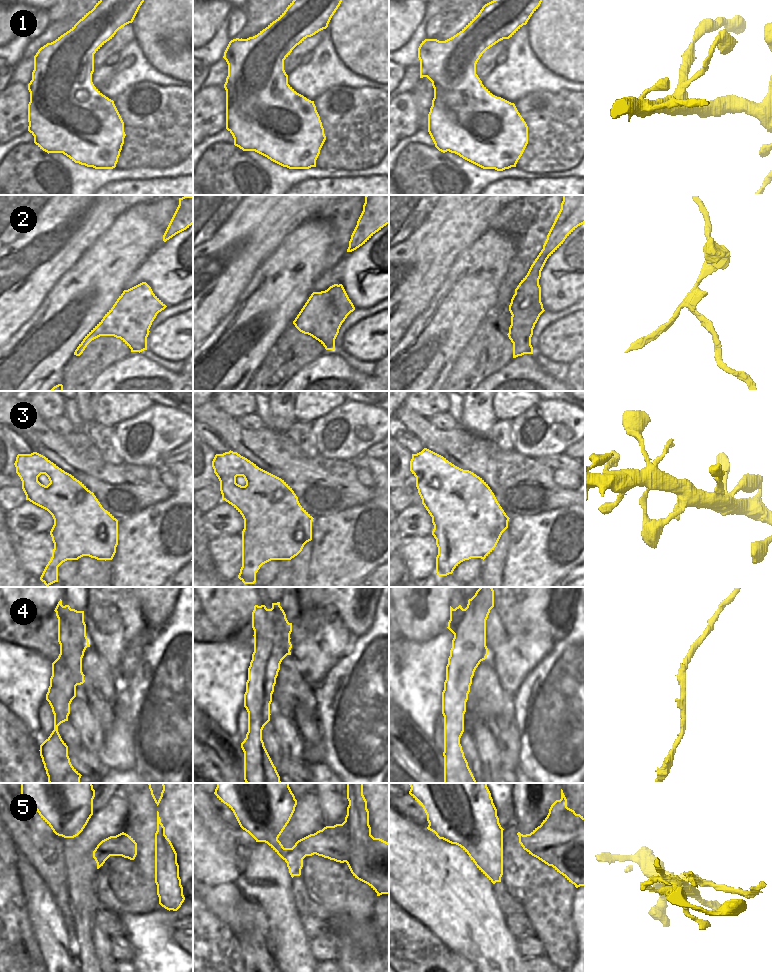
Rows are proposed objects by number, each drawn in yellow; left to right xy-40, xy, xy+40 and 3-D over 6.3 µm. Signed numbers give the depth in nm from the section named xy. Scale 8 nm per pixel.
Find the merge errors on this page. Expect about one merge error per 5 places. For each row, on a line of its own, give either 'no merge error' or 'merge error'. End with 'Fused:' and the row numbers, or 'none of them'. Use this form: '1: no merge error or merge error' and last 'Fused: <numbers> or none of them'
1: no merge error
2: merge error
3: no merge error
4: no merge error
5: no merge error
Fused: 2

